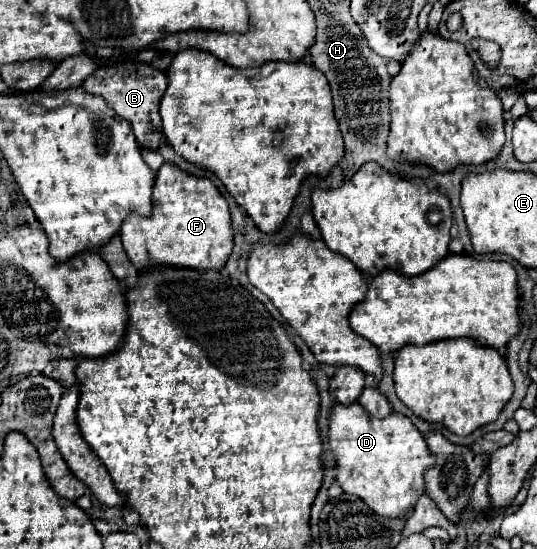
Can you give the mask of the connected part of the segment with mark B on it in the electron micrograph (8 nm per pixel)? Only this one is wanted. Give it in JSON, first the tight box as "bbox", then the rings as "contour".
{"bbox":[82,67,166,149],"contour":[[[100,67],[82,83],[82,87],[88,93],[102,95],[110,107],[132,125],[140,147],[156,149],[162,145],[162,121],[158,119],[158,99],[162,99],[162,91],[166,91],[166,75],[162,71],[156,71],[154,67],[150,67],[148,73],[142,73],[140,67]]]}

